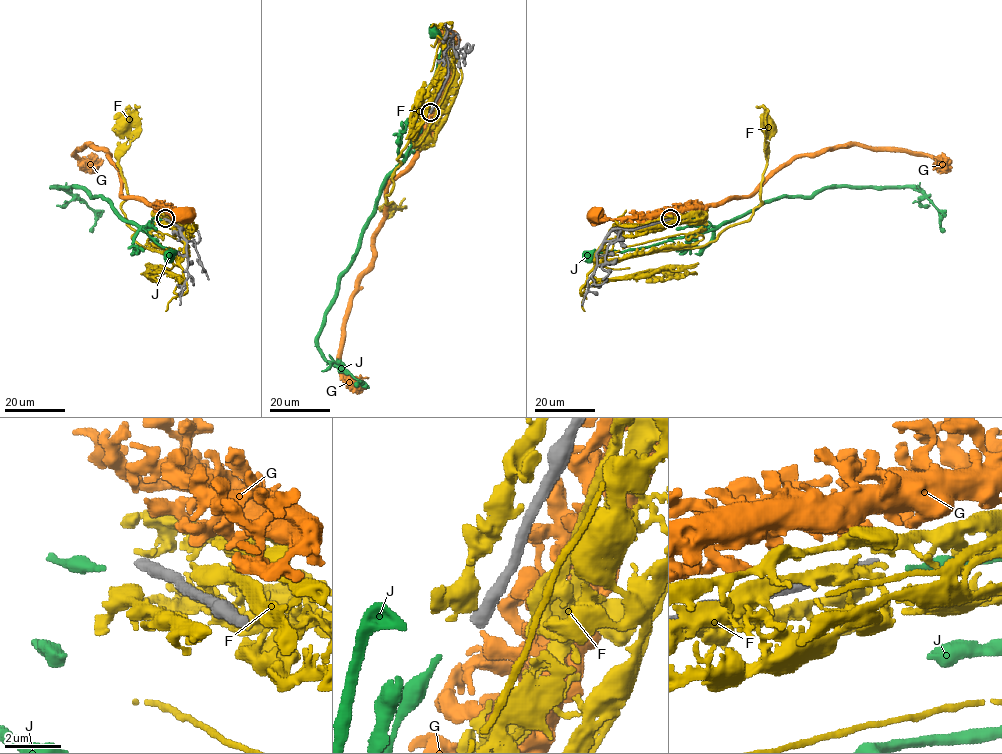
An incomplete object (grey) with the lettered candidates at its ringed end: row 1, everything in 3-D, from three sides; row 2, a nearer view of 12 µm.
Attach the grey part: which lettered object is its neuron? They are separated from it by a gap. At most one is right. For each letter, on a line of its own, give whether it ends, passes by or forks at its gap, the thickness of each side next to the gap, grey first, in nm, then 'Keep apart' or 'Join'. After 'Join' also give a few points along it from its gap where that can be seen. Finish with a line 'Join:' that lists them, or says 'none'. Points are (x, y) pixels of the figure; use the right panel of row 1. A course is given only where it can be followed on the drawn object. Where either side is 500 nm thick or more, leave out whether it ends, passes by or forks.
F: Thickness 400 nm (grey) against 600 nm. Keep apart
G: Thickness 400 nm (grey) against 550 nm. Keep apart
J: It ends there. Thickness 400 nm (grey) against 240 nm. Keep apart
Join: none

